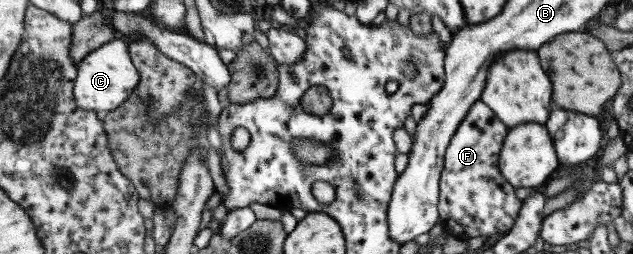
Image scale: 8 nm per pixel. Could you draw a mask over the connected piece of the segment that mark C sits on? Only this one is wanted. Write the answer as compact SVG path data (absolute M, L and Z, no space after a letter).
M115 37L108 43L93 49L77 64L77 74L73 79L72 97L75 104L82 109L92 110L100 115L111 112L131 94L138 83L139 75L132 65L127 41Z

